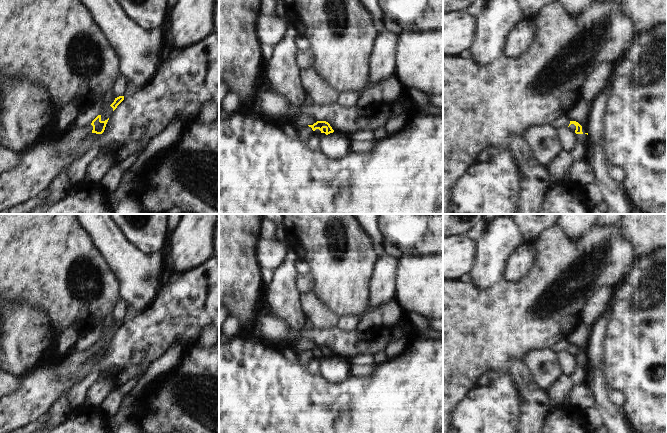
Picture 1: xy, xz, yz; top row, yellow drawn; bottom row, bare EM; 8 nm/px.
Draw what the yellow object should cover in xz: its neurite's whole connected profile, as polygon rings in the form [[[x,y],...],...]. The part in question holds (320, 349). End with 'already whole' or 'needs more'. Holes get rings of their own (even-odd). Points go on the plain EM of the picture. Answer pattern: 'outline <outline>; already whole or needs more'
outline [[[301,339],[290,345],[297,355],[302,350],[309,350],[312,352],[313,355],[315,355],[316,353],[319,353],[321,357],[325,357],[326,359],[334,356],[334,354],[332,353],[332,351],[328,346],[318,345],[314,340]]]; needs more

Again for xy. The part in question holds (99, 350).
outline [[[98,339],[90,349],[78,353],[71,351],[56,368],[56,376],[59,380],[65,380],[72,377],[78,372],[81,366],[88,358],[102,358],[105,354],[109,342],[105,345],[101,344],[101,339]]]; needs more

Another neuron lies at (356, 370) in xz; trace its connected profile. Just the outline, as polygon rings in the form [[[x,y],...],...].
[[[350,363],[349,370],[352,377],[367,377],[370,376],[375,369],[374,364],[372,365],[357,365],[355,363]]]

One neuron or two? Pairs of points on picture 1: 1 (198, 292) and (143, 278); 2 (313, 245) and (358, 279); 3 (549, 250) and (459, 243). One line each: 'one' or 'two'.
1: two
2: one
3: two

